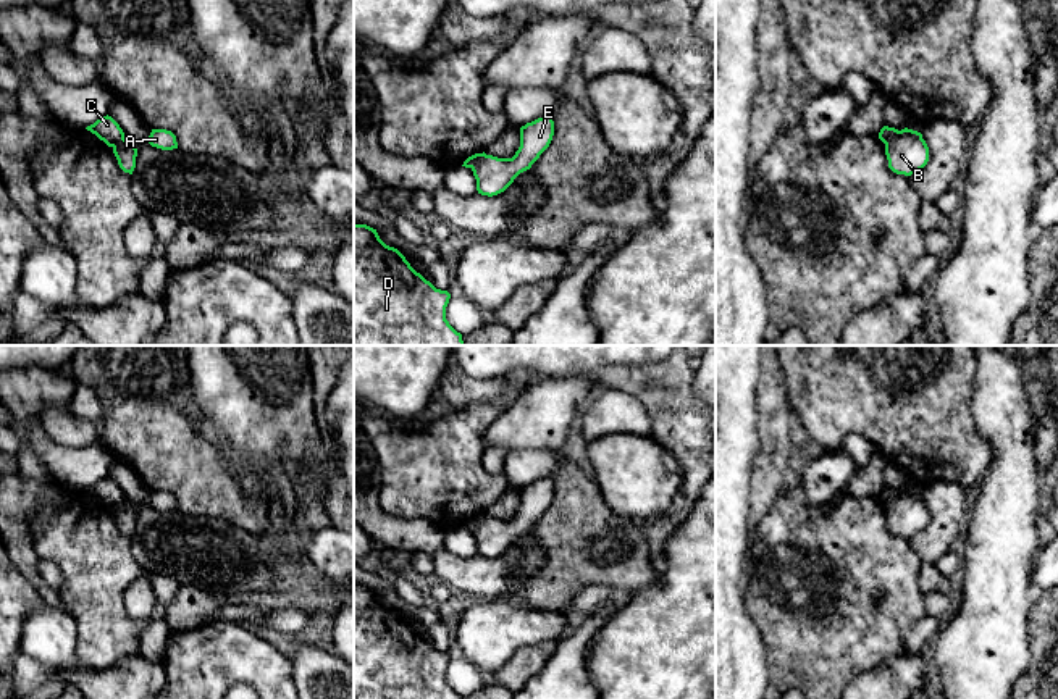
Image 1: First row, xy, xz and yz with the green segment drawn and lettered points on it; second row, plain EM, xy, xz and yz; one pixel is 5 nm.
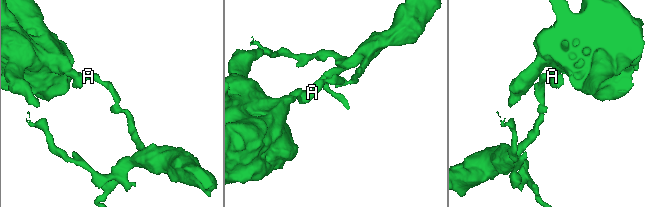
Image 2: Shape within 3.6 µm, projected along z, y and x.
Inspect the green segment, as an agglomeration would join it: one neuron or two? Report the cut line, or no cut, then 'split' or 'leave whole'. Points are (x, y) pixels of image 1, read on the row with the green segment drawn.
cut in yz along (900, 131), (885, 144); split

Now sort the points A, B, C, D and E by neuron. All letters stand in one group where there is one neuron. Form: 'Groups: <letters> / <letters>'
Groups: A B E / C D

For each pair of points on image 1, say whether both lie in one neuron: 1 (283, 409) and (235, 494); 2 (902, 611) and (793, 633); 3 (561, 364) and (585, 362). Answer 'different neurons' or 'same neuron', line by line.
1: different neurons
2: same neuron
3: same neuron

